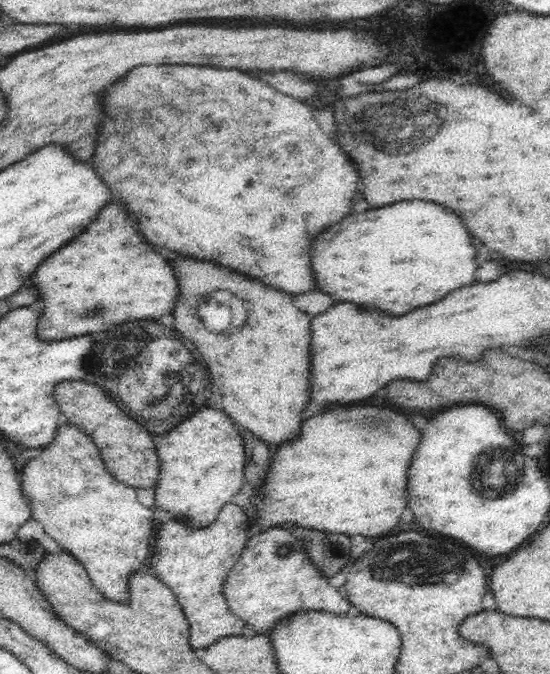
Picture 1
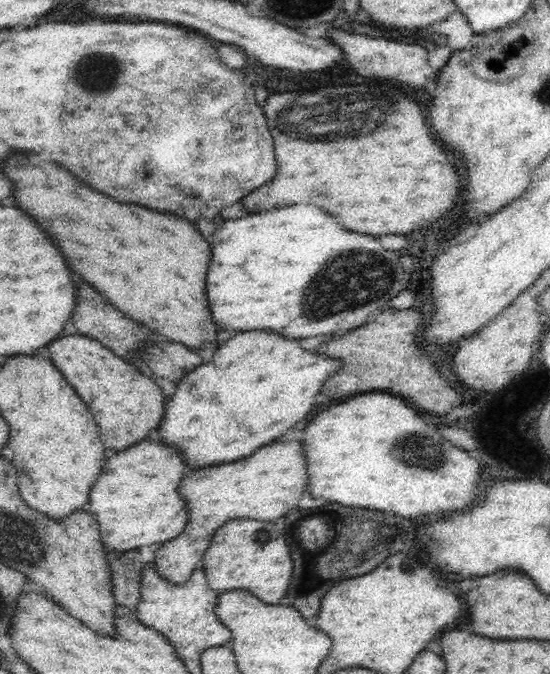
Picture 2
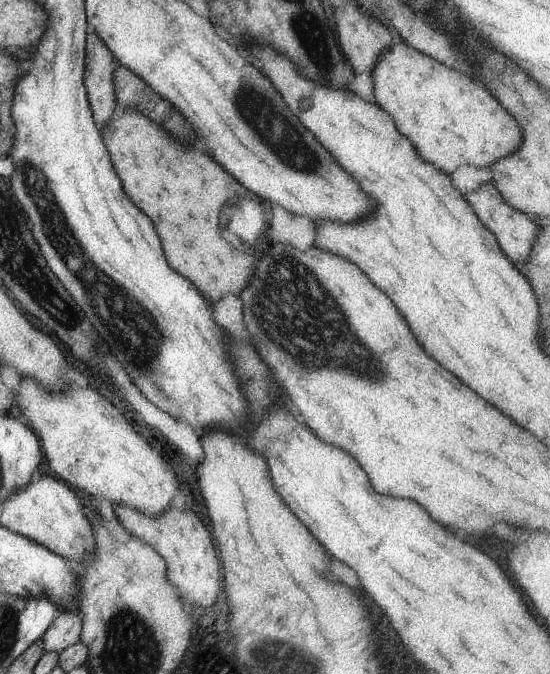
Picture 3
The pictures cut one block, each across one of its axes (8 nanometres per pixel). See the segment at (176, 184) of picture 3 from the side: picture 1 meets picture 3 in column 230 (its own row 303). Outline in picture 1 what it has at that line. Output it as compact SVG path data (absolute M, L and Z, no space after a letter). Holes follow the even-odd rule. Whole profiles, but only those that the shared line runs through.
M176 256L174 266L180 286L174 308L176 330L196 346L202 364L210 372L212 384L220 388L223 411L231 420L244 426L246 482L254 492L260 492L272 456L270 450L278 444L296 440L305 421L302 412L308 408L312 378L310 316L300 312L288 294L272 290L258 280L250 280L212 262L196 262ZM202 296L204 302L200 304L198 300ZM244 302L250 310L248 322ZM202 324L218 334L232 334L238 328L244 328L232 336L218 336L208 332Z

